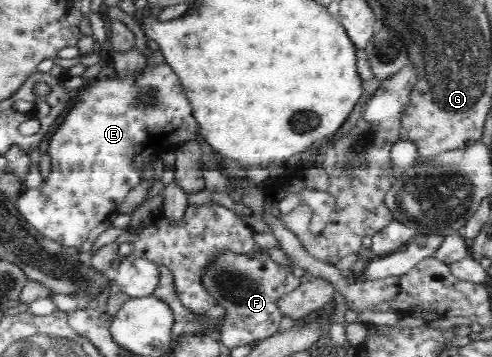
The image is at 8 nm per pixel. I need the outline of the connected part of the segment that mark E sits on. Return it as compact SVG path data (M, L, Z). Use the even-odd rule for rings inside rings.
M168 65L157 68L144 68L137 78L107 78L99 80L87 88L81 88L73 110L67 114L61 128L49 142L48 154L51 157L51 176L36 189L25 188L19 202L18 211L31 226L43 236L63 247L81 247L89 239L90 232L110 220L115 208L123 202L127 192L141 182L141 172L149 166L149 160L163 152L173 150L175 146L193 141L200 130L193 116L191 104L179 86L178 75Z

